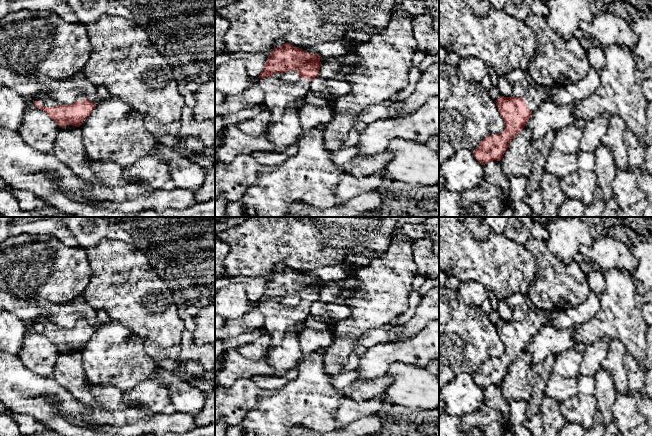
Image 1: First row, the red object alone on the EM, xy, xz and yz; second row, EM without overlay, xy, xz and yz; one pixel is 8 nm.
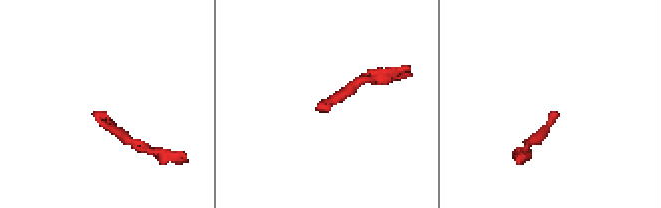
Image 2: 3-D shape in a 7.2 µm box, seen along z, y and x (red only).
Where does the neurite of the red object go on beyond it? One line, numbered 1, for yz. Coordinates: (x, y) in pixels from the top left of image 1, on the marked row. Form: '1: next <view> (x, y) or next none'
1: next yz (535, 96)

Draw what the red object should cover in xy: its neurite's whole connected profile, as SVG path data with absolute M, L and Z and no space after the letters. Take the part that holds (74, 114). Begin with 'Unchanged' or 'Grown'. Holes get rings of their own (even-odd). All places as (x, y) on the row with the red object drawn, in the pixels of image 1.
Grown. M45 93L38 95L33 103L44 110L59 127L67 125L80 127L96 106L84 96L78 96L72 104L62 104L46 96Z

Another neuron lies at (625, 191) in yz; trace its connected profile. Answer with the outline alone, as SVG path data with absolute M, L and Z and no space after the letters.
M618 170L613 182L613 197L619 209L643 200L645 194L637 187L639 175L634 170Z

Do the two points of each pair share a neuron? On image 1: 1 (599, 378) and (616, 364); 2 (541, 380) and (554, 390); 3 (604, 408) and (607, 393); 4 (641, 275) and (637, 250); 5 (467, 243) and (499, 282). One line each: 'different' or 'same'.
1: different
2: different
3: same
4: same
5: same

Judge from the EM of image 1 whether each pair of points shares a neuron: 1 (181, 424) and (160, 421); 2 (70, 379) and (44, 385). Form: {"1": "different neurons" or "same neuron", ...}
{"1": "same neuron", "2": "different neurons"}

